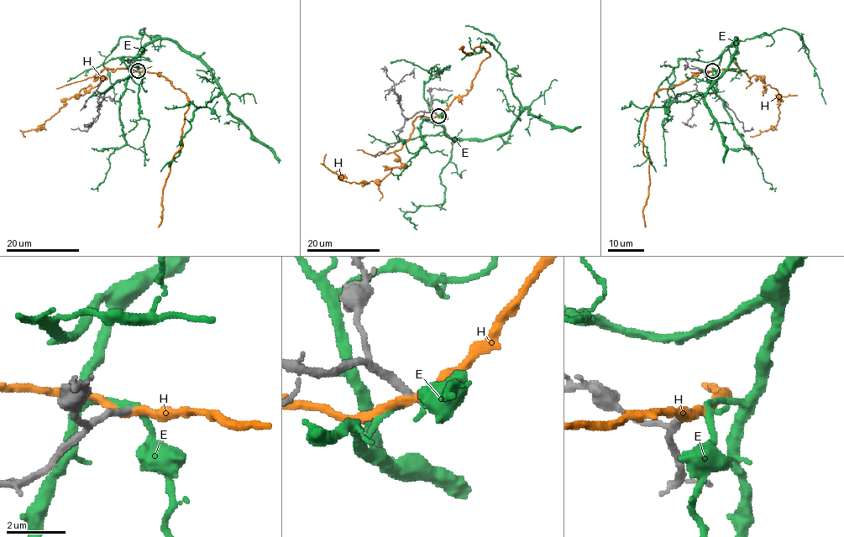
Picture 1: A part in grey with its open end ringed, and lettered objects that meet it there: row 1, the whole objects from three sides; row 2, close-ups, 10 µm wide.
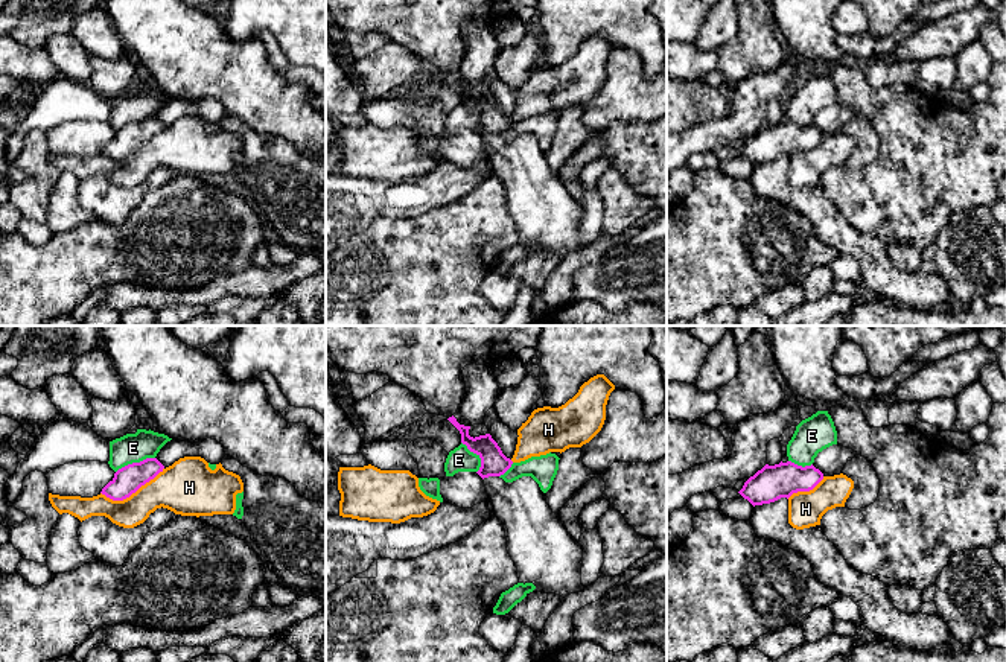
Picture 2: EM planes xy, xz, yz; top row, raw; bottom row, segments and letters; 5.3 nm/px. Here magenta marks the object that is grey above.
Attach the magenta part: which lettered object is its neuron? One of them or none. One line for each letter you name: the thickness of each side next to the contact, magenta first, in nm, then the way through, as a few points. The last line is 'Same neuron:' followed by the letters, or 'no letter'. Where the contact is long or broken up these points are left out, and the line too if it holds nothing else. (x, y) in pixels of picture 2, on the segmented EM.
Same neuron: no letter

